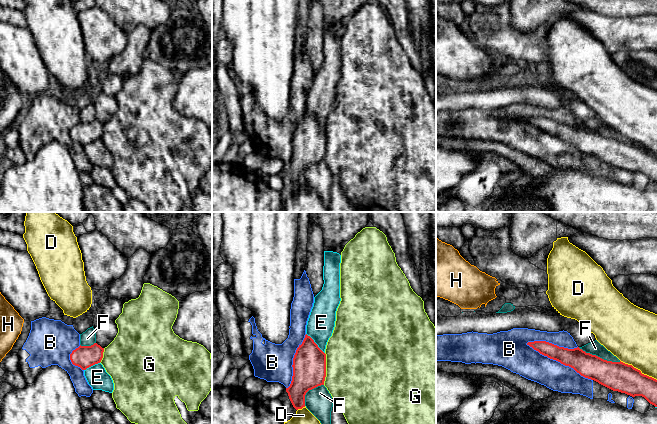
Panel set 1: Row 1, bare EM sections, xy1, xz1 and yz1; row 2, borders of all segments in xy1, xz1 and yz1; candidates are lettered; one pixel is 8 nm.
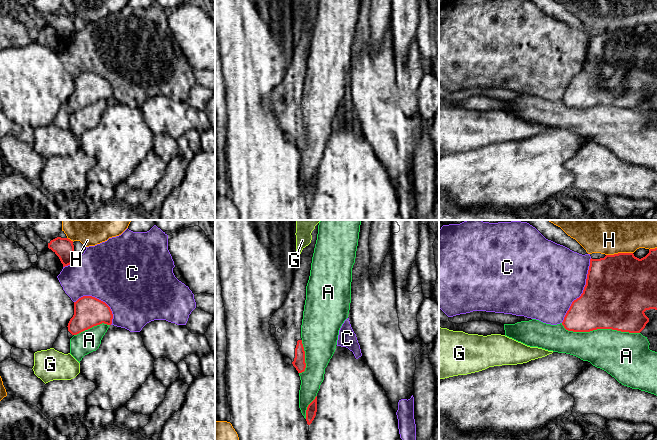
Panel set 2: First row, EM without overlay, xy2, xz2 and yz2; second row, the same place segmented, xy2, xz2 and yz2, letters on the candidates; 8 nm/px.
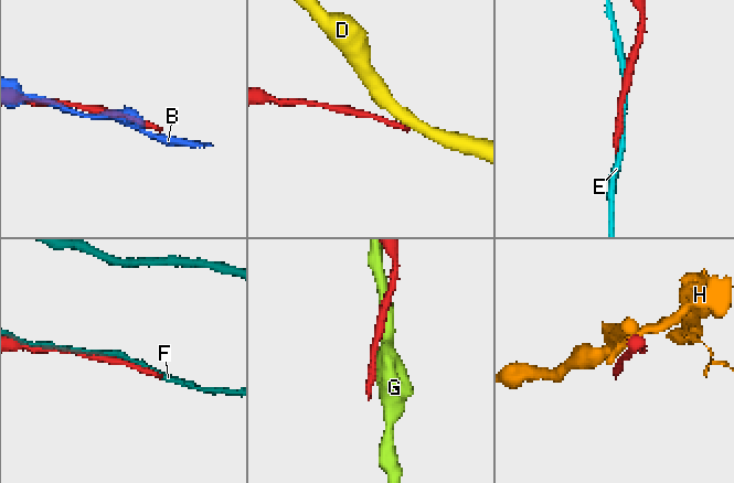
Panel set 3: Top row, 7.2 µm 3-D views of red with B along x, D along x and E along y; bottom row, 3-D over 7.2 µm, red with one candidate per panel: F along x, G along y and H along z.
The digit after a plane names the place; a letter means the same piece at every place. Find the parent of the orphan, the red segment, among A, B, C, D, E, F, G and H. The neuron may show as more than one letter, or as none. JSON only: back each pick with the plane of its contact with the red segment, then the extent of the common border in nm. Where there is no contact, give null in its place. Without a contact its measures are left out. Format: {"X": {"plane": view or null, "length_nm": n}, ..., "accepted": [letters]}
{"accepted": []}

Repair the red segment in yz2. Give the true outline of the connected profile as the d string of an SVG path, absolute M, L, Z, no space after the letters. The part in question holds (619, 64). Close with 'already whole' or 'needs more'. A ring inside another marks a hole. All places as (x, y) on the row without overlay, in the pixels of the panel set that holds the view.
M657 24L641 35L633 29L591 34L583 69L572 78L562 101L573 108L612 105L640 109L649 98L644 88L650 85L657 86Z | already whole

